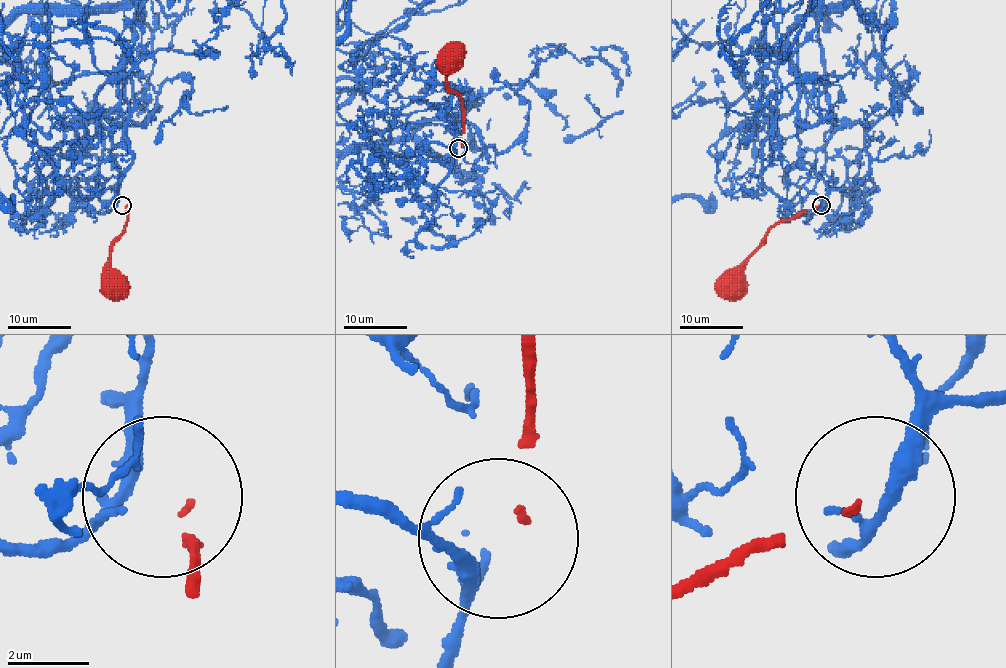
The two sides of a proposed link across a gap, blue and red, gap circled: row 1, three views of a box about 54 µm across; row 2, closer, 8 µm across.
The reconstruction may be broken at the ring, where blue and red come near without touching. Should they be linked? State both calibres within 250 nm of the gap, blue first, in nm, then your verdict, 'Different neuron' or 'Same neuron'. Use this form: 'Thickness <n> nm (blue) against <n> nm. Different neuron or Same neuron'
Thickness 360 nm (blue) against 110 nm. Different neuron

